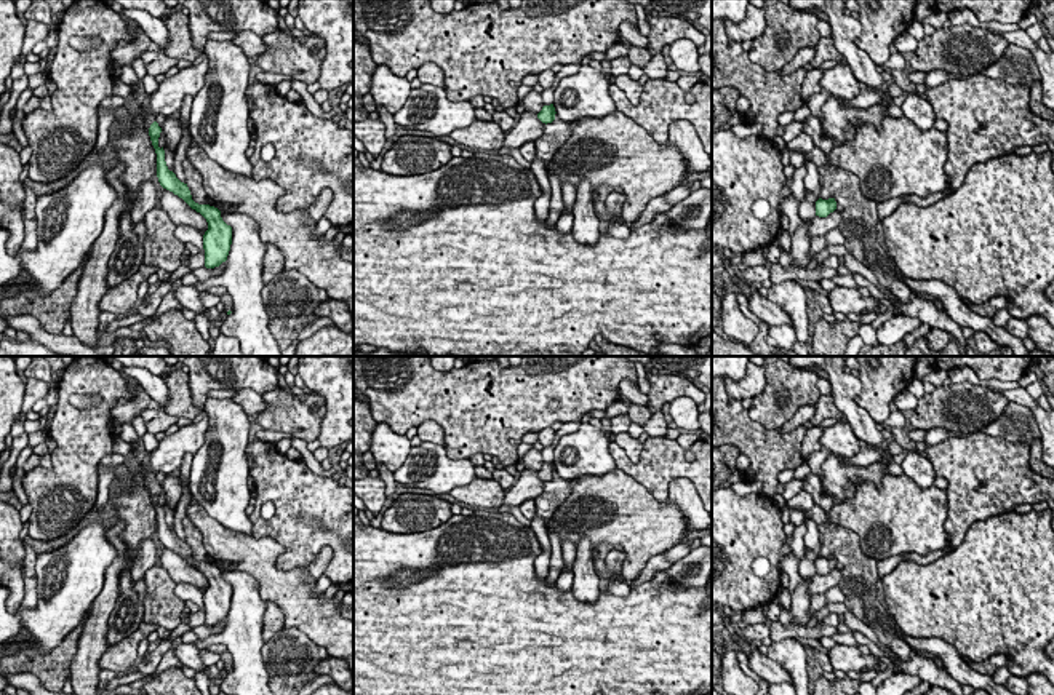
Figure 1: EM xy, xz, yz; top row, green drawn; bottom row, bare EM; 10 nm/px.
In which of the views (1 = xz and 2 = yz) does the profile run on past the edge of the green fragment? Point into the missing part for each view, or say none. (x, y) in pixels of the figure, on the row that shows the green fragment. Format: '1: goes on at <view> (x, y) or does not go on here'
1: does not go on here
2: does not go on here

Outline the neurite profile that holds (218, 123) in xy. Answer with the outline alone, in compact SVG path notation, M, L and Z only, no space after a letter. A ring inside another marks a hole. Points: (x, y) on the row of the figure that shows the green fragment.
M206 40L205 51L210 70L203 88L194 96L189 131L195 145L229 173L251 177L253 166L246 157L251 133L248 129L250 107L246 88L250 78L250 59L243 50L230 40Z

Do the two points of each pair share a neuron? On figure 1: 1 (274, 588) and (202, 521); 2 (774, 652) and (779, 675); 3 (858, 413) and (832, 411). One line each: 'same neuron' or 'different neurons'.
1: same neuron
2: different neurons
3: different neurons

